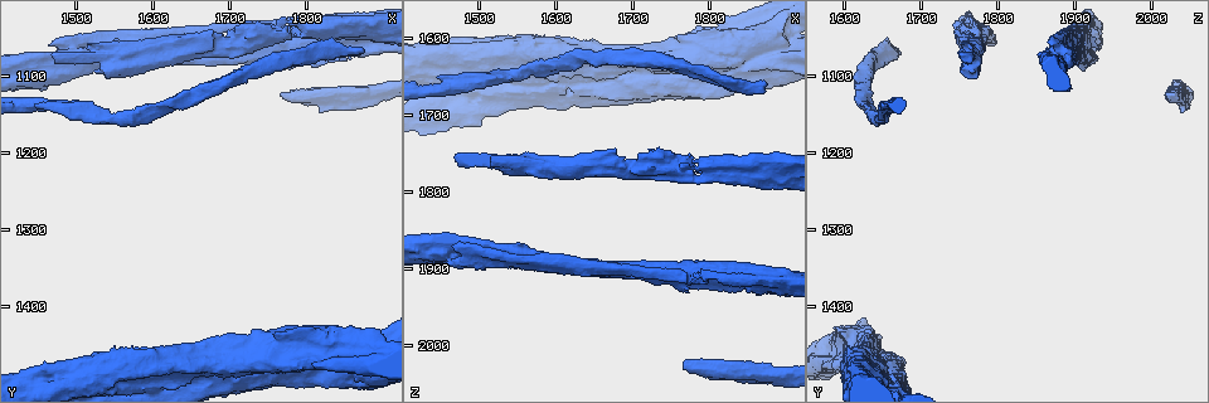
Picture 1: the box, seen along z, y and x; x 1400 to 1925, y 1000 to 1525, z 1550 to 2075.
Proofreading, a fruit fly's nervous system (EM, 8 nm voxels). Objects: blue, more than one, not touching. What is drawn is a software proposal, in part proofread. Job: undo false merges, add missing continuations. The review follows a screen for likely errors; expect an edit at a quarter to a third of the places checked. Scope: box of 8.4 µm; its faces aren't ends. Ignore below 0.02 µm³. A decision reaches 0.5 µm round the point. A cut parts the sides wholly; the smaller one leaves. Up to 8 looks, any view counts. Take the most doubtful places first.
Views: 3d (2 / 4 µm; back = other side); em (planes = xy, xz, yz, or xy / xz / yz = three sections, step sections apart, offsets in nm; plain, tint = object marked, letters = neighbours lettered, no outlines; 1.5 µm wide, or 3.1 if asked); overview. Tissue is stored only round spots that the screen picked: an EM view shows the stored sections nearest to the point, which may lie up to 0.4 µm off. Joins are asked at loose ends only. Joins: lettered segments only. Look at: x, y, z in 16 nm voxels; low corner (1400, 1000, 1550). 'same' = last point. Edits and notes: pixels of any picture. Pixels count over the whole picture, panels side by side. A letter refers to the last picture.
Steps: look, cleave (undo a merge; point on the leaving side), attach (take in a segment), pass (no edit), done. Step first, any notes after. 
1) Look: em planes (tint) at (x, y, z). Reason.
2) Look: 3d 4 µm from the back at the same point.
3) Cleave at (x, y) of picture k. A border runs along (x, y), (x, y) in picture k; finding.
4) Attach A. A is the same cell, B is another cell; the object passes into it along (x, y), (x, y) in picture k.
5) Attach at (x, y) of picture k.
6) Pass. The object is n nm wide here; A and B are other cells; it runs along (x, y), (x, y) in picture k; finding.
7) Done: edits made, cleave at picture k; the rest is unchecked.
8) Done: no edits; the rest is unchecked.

Look: em xy step 4 (tint) at (1770, 1125, 2015). Free end.

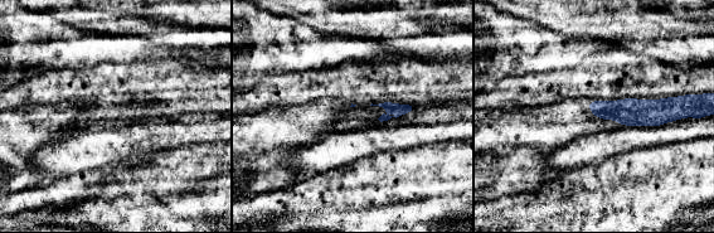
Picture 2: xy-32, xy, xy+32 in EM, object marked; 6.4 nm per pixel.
Look: em planes (letters) at the same point. Cut it another way.

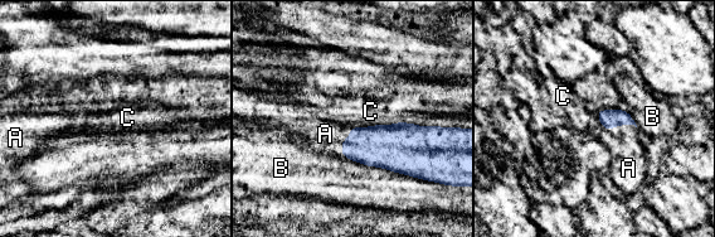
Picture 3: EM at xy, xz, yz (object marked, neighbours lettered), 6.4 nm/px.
Attach A. The longest contact is with B, 460 nm; A is the same cell, B and C are other cells; the neuron continues.

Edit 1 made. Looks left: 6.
Look: em planes (letters) at (1870, 1065, 1660). An open end.

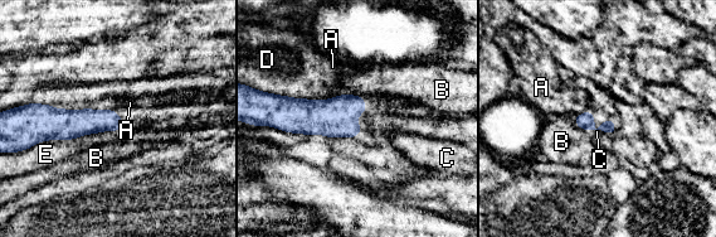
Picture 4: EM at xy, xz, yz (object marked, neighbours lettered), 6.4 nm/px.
Pass. A, B, C, D and E are other cells; it runs along (40, 115), (52, 121), (120, 125) in picture 4; none of them fits.

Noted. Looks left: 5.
Look: em xy step 4 (tint) at (1475, 1070, 1750). Branch stops here.

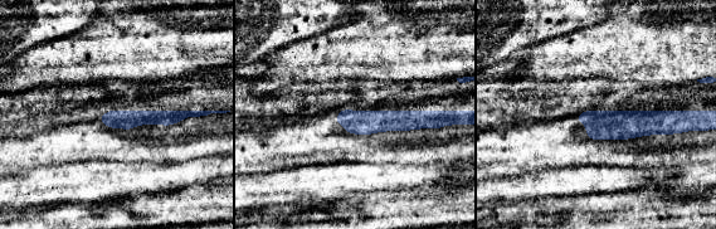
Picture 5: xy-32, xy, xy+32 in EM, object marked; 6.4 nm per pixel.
Look: em planes (letters) at the same point.

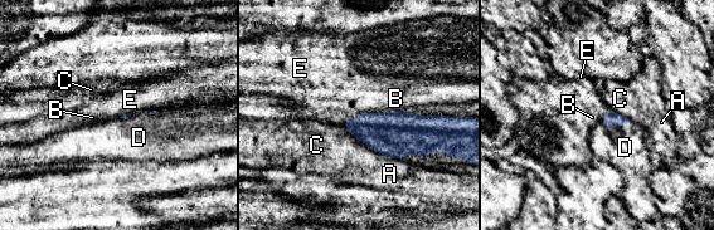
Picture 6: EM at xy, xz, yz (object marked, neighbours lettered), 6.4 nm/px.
Attach D. D is the same cell, A, B, C and E are other cells; the object passes into it along (610, 120), (616, 125), (625, 147) in picture 6; it goes on there.

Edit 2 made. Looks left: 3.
Done: edits made, attach at picture 3, attach at picture 6; the rest is unchecked.

